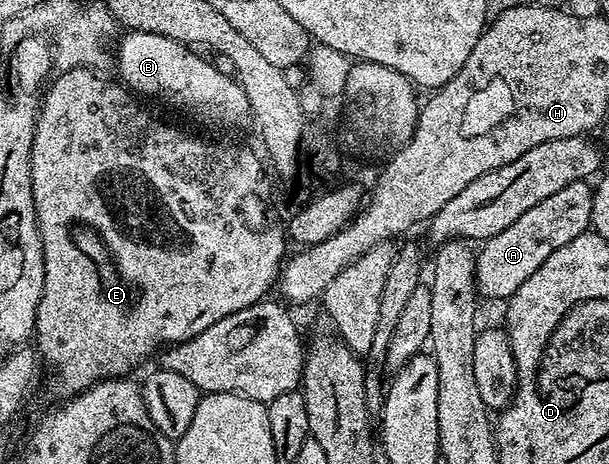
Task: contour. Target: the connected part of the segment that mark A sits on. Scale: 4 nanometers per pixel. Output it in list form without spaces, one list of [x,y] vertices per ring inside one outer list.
[[[578,180],[565,186],[565,190],[557,190],[557,194],[549,194],[549,198],[545,198],[545,202],[537,202],[537,206],[533,206],[533,210],[525,210],[525,214],[521,214],[521,218],[517,218],[517,222],[513,222],[513,226],[505,226],[505,230],[501,230],[501,234],[482,241],[475,257],[475,287],[478,295],[480,297],[488,296],[489,299],[500,300],[500,302],[511,297],[521,286],[521,282],[525,282],[525,278],[529,278],[529,274],[534,274],[545,262],[545,258],[549,258],[549,254],[553,254],[553,250],[561,250],[561,246],[565,246],[565,242],[573,242],[573,238],[577,238],[591,228],[593,200],[592,185],[588,181]]]

